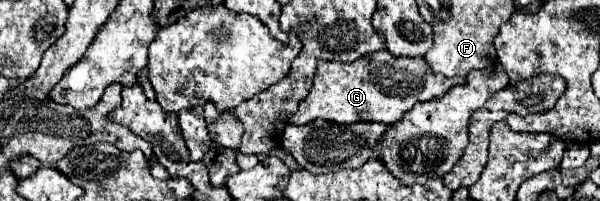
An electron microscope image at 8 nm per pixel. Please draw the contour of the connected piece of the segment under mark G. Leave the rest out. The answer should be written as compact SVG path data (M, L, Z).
M380 50L358 58L356 62L326 62L318 60L316 74L312 78L312 88L304 100L300 100L298 110L286 120L290 124L308 124L316 118L324 118L338 124L356 122L384 122L394 124L406 112L412 110L416 102L426 102L448 92L448 84L464 82L464 78L442 78L440 74L430 74L424 58L392 56L388 50Z

